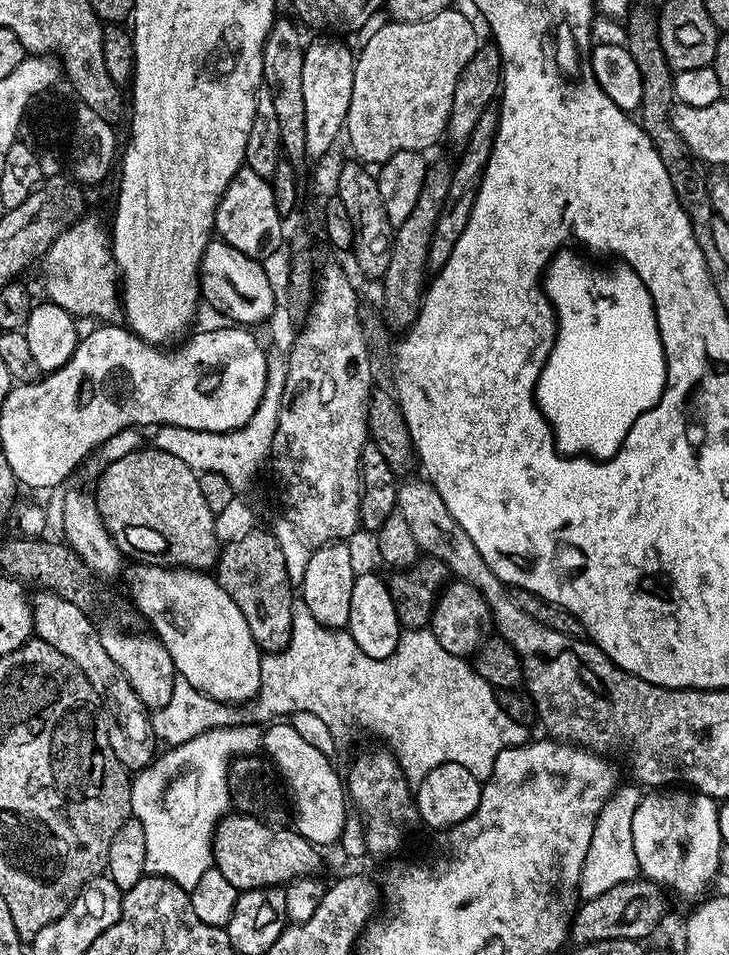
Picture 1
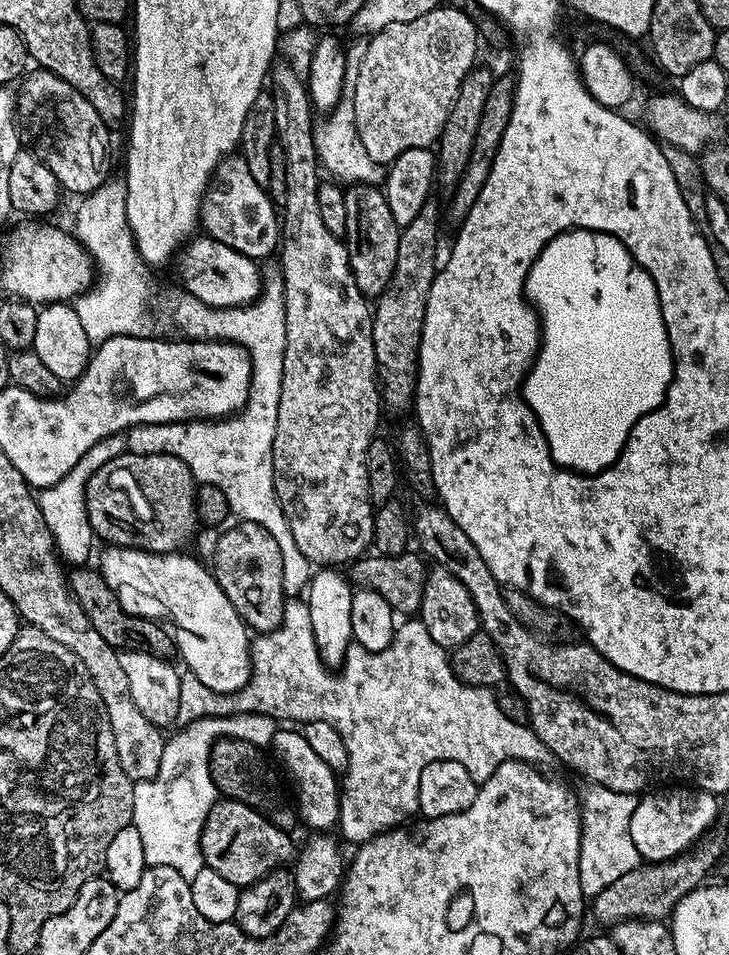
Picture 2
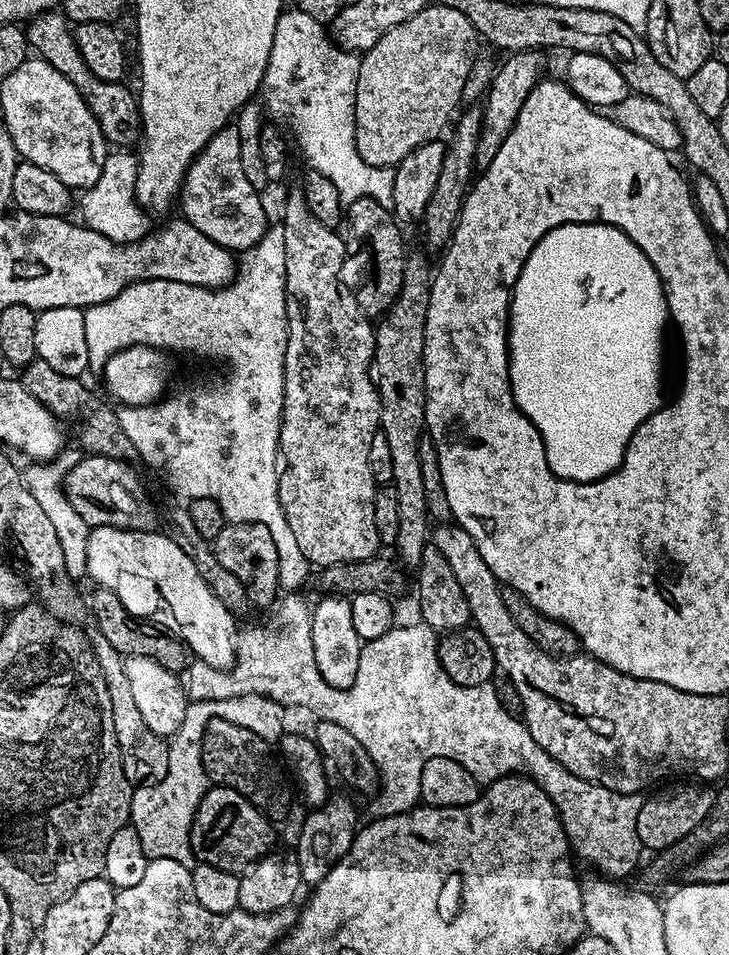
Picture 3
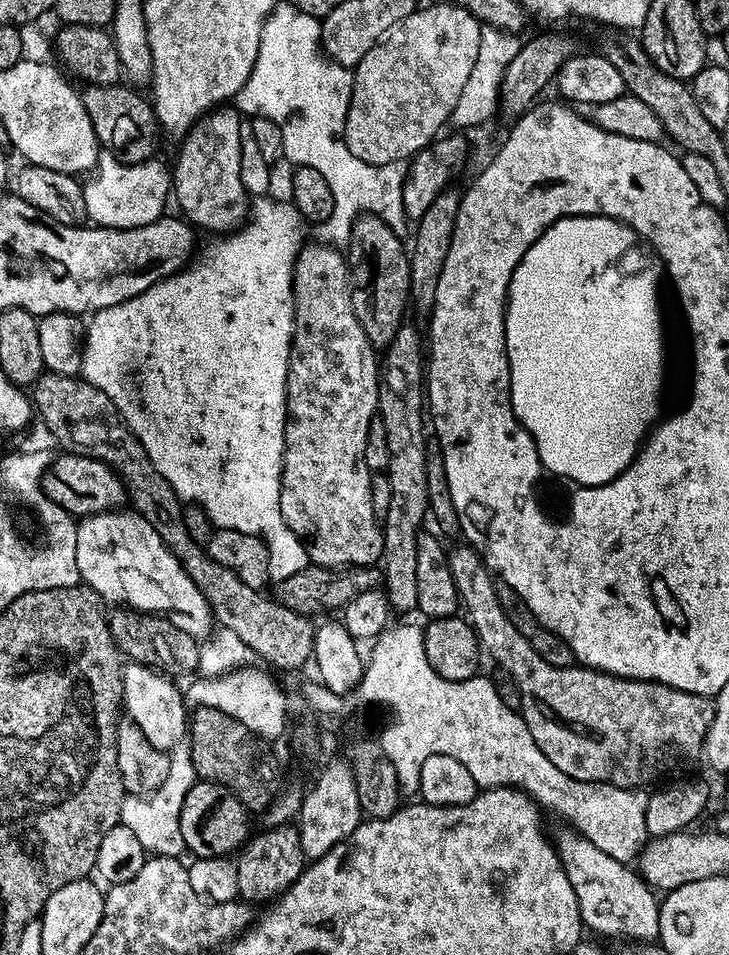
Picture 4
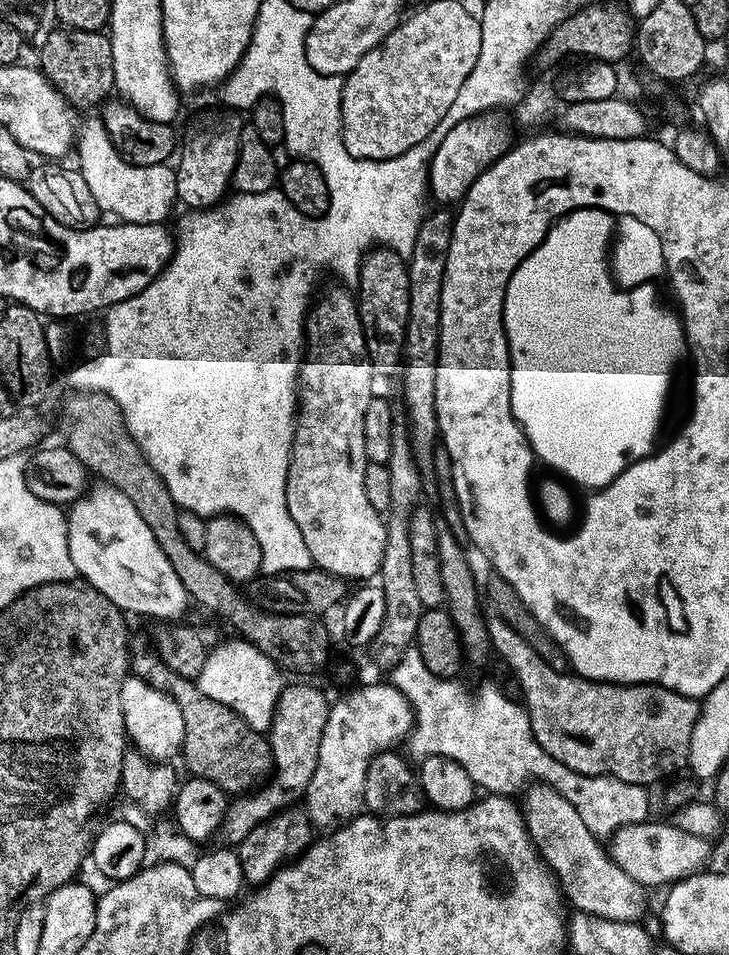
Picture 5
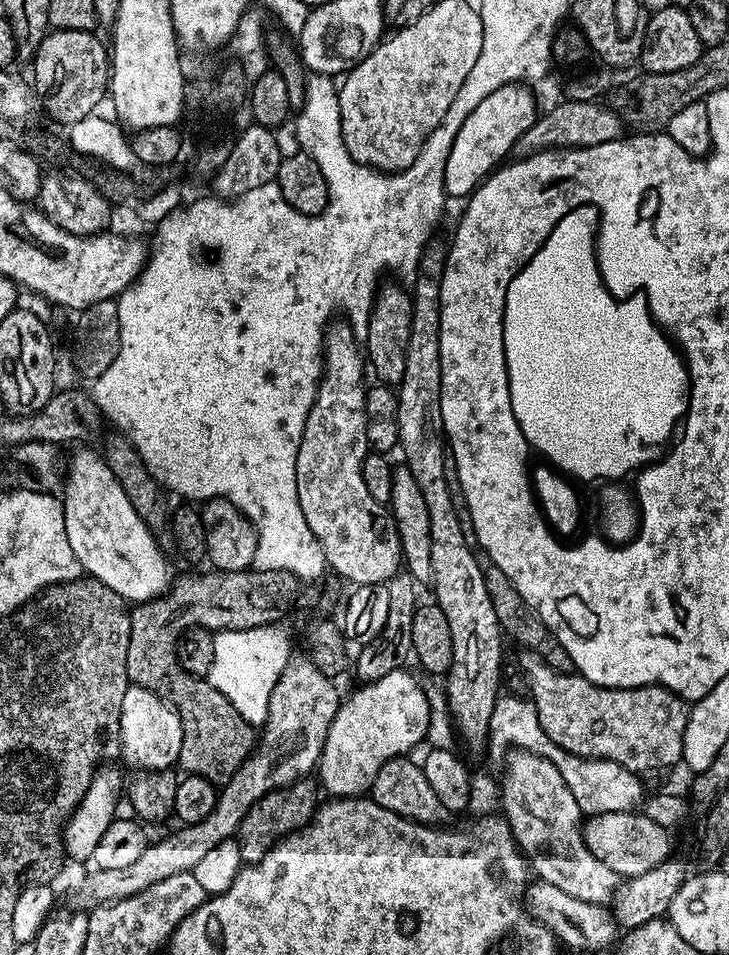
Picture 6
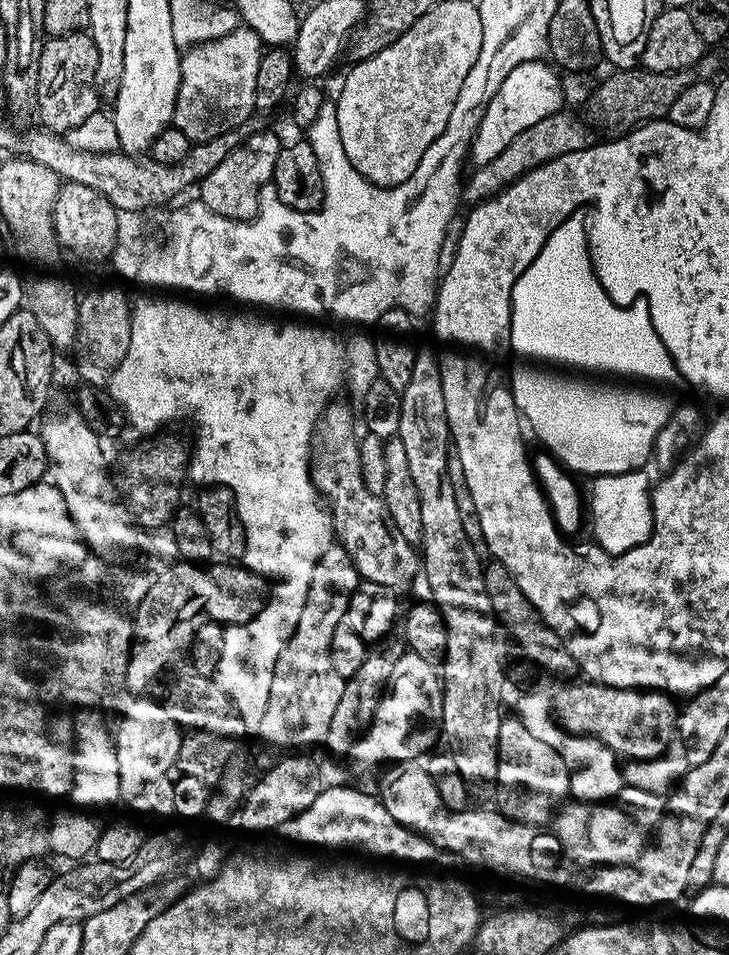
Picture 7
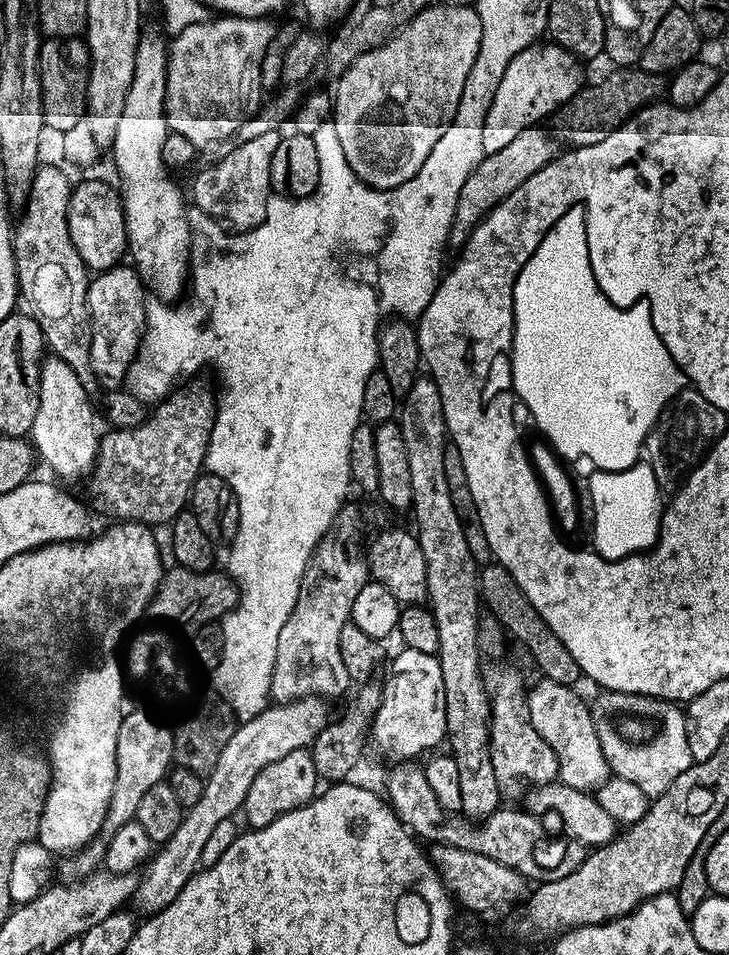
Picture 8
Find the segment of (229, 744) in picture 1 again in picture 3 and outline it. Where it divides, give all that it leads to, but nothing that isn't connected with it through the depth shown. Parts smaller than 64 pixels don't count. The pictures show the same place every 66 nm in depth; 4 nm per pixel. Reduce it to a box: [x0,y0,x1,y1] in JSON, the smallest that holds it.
[130,694,286,865]

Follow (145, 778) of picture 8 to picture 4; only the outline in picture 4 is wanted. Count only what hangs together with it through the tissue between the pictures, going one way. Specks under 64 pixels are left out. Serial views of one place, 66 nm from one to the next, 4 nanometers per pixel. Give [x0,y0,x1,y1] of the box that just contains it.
[124,662,190,753]

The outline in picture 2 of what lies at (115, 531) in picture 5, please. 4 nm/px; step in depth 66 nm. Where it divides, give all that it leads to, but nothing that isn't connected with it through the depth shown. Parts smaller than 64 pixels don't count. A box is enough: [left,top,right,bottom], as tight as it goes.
[98,547,252,694]

